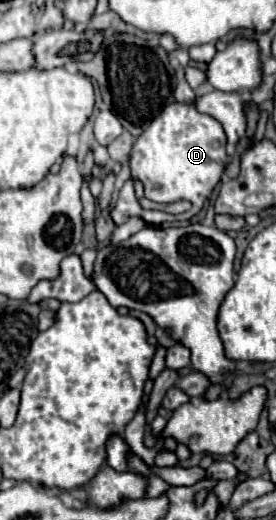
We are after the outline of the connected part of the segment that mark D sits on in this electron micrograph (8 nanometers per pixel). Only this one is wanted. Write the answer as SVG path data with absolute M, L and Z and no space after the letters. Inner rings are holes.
M173 102L173 104L165 106L153 118L149 128L137 138L137 142L131 150L129 168L131 168L133 178L123 184L119 198L117 198L117 206L111 212L115 224L119 226L119 224L127 222L127 218L131 218L131 216L139 216L155 226L159 226L167 220L181 218L181 216L157 212L157 210L143 210L141 206L137 206L135 188L133 188L135 180L143 182L145 196L153 202L169 204L169 202L177 202L177 200L189 200L193 206L189 212L185 212L185 220L195 216L203 208L205 198L213 192L213 188L217 186L217 182L223 176L225 162L227 162L225 144L227 144L227 138L225 138L221 124L215 118L211 118L209 114L199 112L195 108L195 104ZM157 184L163 186L165 190L151 190Z

